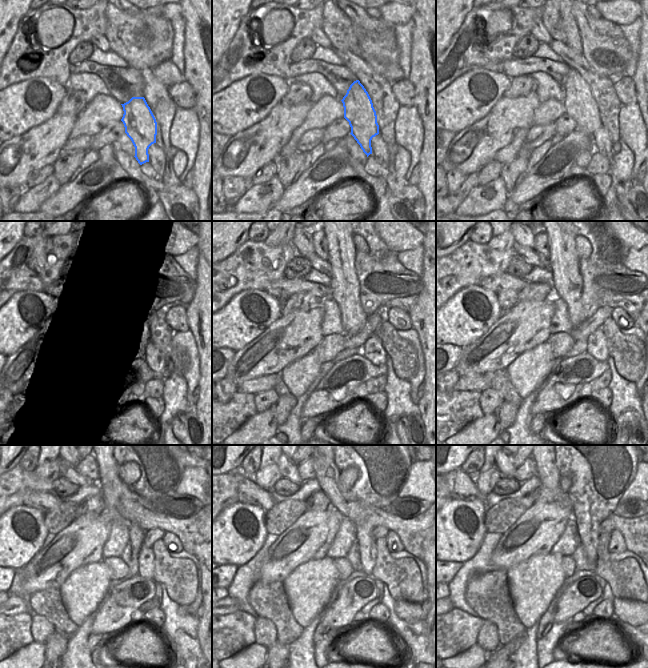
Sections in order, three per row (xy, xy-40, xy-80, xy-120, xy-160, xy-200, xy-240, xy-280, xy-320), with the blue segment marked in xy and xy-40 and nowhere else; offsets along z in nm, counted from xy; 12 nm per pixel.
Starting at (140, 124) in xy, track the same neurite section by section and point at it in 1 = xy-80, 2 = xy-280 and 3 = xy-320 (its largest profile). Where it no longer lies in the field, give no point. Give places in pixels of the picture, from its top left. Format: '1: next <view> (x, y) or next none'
1: next xy-80 (579, 103)
2: next xy-280 (327, 473)
3: next xy-320 (547, 471)

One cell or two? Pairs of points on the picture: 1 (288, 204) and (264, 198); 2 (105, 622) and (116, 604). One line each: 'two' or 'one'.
1: two
2: one

